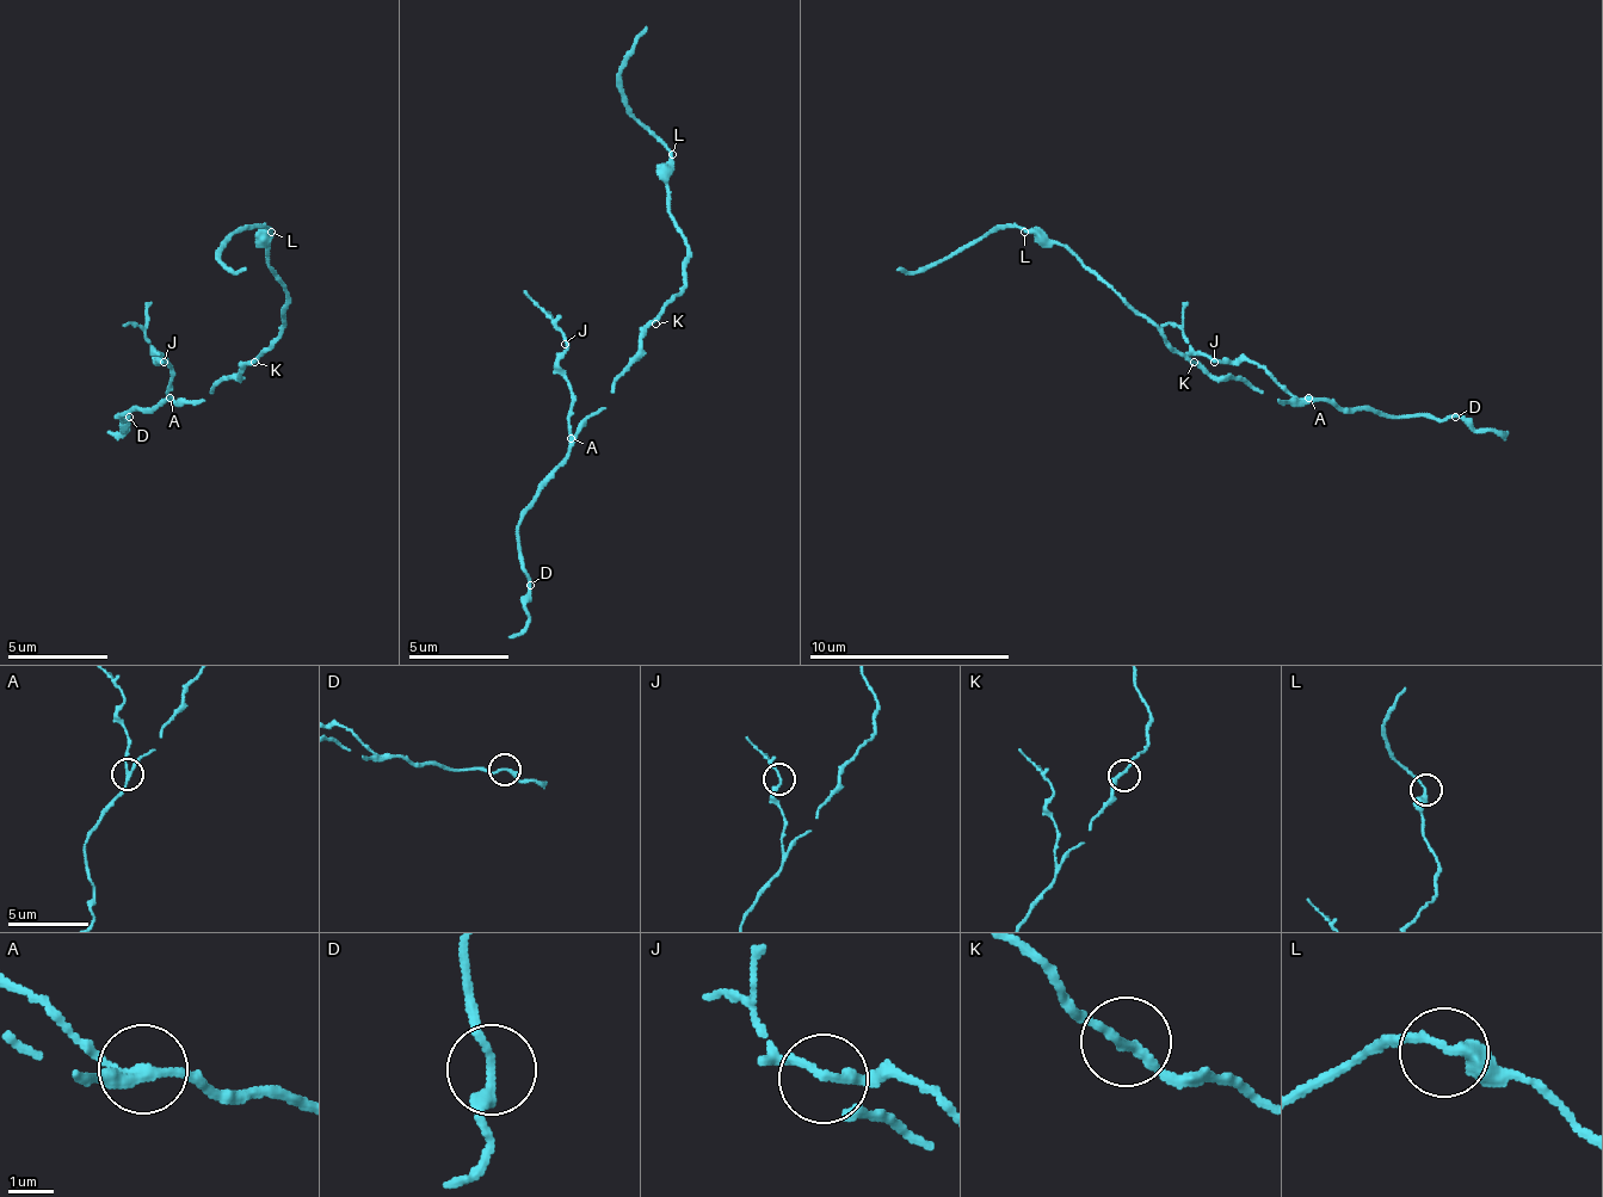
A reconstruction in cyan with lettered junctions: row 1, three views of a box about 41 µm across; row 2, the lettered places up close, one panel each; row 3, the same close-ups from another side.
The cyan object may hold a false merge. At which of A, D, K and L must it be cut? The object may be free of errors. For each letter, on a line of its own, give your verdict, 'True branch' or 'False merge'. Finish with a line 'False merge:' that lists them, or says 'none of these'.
A: False merge
D: True branch
K: True branch
L: True branch
False merge: A

